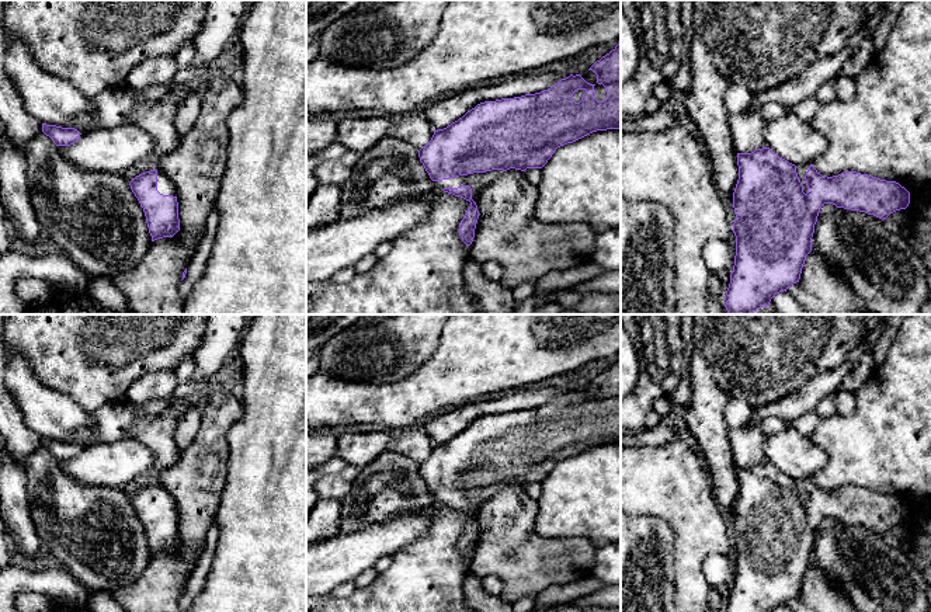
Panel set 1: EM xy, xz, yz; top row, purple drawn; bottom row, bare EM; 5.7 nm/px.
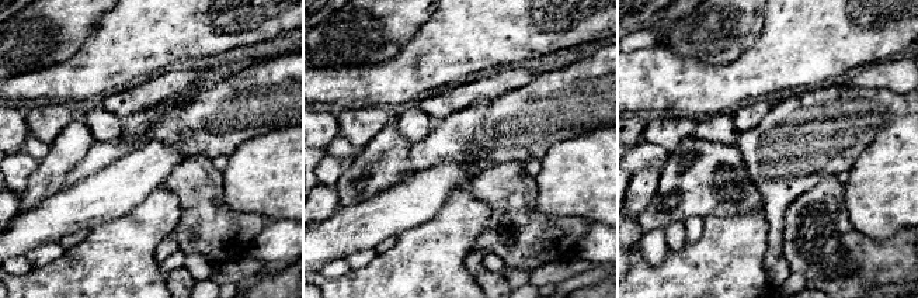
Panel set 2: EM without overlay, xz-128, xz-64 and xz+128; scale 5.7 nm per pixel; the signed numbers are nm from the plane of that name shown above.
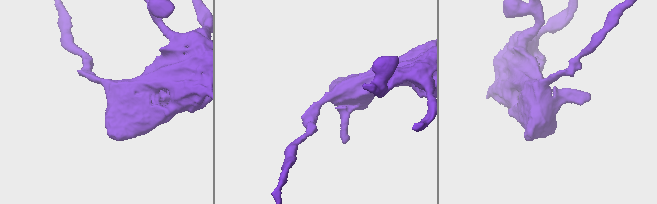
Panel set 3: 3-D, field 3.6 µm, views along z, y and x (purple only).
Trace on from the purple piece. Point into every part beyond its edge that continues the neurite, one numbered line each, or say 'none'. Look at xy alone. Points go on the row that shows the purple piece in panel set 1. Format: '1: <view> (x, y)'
1: xy (164, 185)

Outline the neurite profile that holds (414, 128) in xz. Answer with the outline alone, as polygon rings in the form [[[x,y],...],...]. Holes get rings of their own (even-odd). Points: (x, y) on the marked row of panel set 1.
[[[413,112],[393,125],[389,135],[413,145],[420,150],[431,140],[434,128],[423,112]]]

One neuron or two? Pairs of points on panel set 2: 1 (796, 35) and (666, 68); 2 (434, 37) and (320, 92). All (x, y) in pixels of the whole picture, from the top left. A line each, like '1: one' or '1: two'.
1: one
2: one

